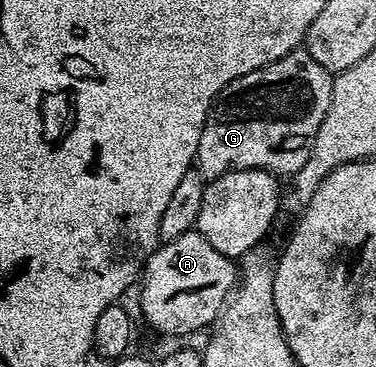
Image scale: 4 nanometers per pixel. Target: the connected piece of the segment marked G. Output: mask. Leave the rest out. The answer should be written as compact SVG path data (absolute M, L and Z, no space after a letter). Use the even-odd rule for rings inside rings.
M304 48L295 49L287 56L275 60L255 72L247 72L247 76L239 76L235 80L231 80L231 84L227 84L221 90L219 97L214 100L213 107L209 110L207 120L203 124L203 132L199 136L199 148L197 149L195 166L201 177L206 180L212 180L223 176L227 172L235 172L236 170L271 170L278 176L284 176L284 174L286 174L286 176L292 176L296 174L299 168L303 168L303 164L307 164L307 156L311 152L313 141L319 132L319 124L323 124L323 116L327 116L327 108L331 108L333 80L334 75L330 73L330 71L324 70L323 67L309 55L309 51Z

